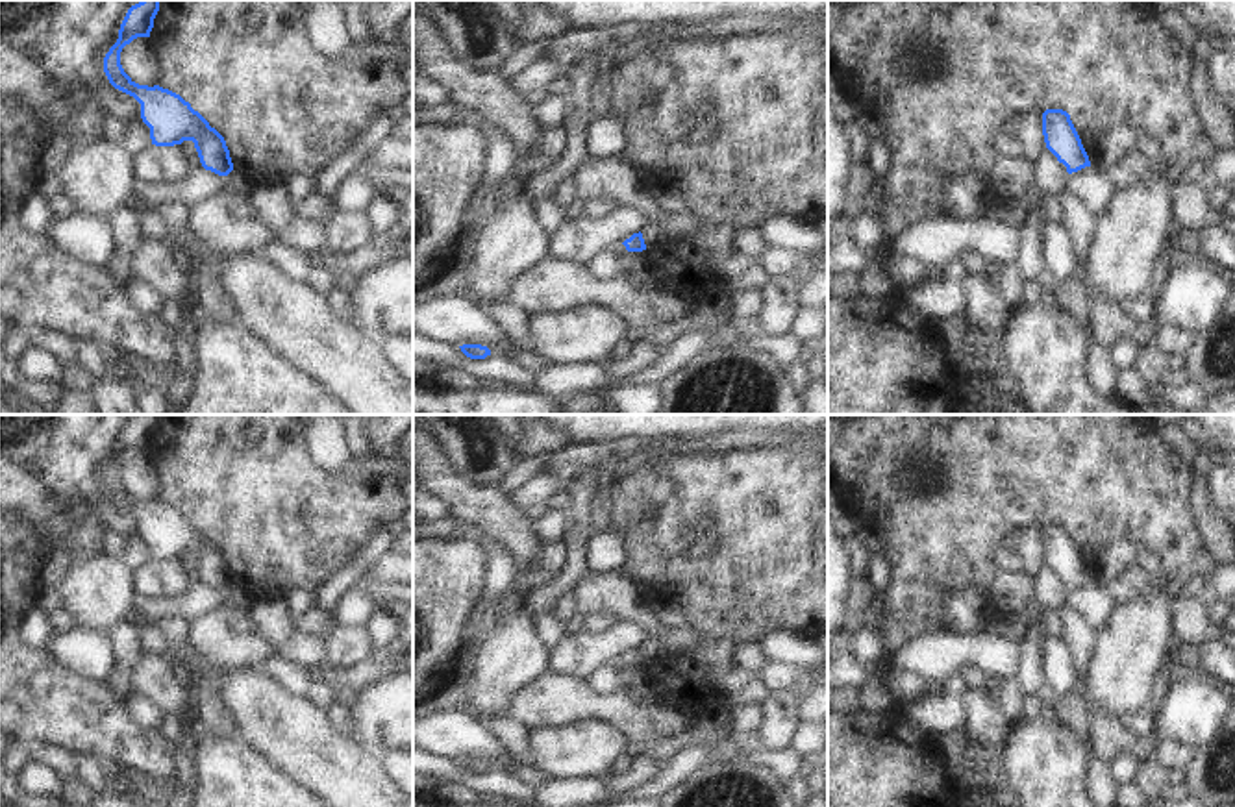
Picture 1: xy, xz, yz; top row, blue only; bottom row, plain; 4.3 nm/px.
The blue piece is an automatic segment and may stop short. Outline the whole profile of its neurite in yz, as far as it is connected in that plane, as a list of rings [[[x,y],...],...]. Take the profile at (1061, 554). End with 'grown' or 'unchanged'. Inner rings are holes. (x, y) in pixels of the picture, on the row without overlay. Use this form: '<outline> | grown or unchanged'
[[[1046,524],[1042,528],[1042,550],[1046,563],[1067,581],[1067,587],[1078,587],[1091,581],[1081,553],[1063,524]]] | unchanged

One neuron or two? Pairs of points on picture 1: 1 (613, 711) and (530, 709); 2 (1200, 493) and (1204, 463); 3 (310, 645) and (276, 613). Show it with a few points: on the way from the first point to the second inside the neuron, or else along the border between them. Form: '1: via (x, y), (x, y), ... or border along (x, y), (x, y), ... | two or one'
1: via (593, 707), (550, 707) | one
2: border along (1198, 478), (1206, 482) | two
3: via (299, 645), (278, 624) | one

